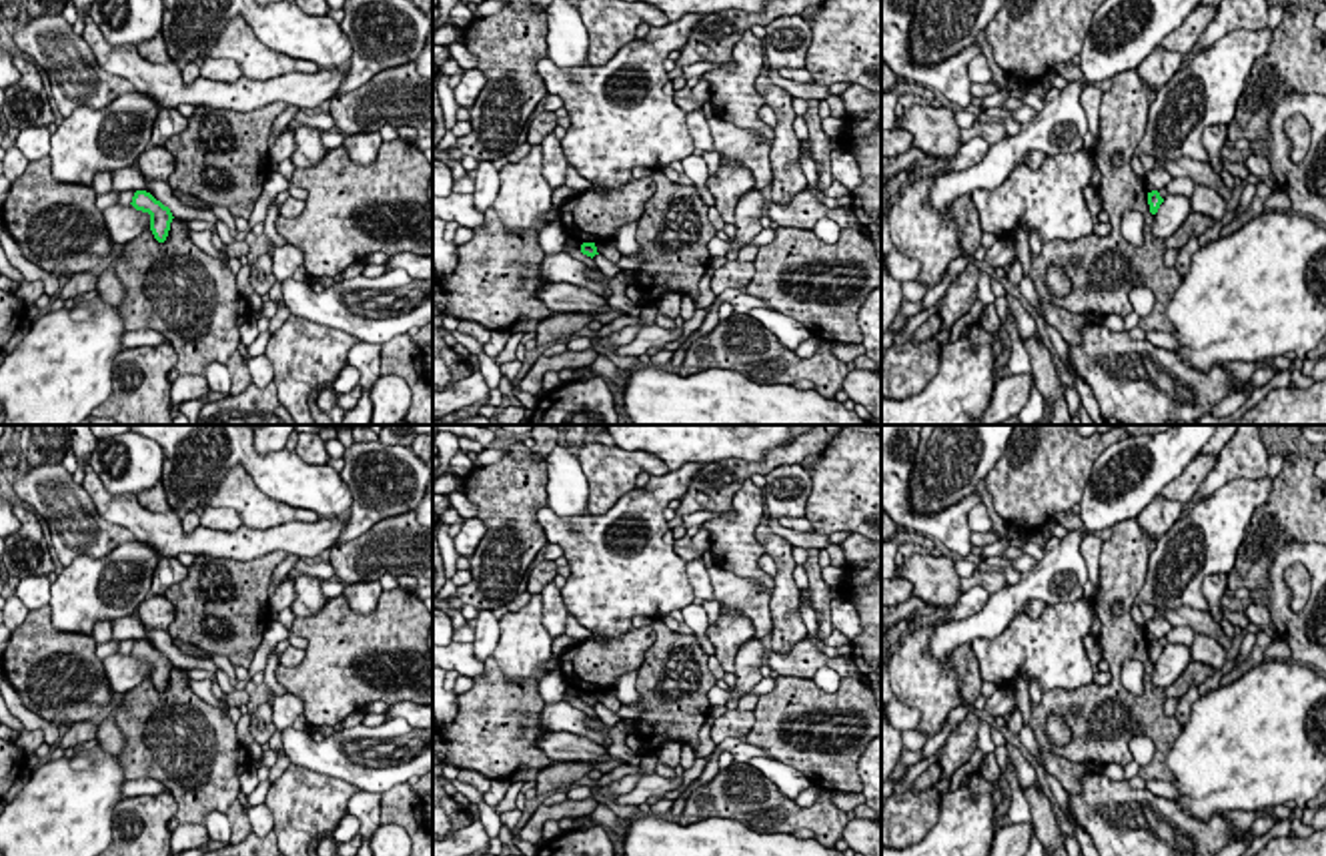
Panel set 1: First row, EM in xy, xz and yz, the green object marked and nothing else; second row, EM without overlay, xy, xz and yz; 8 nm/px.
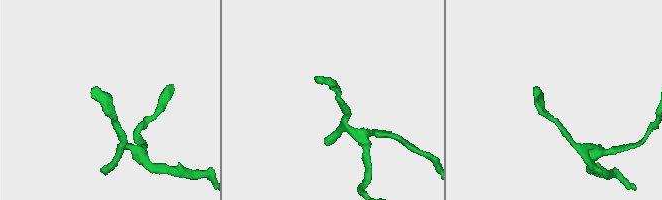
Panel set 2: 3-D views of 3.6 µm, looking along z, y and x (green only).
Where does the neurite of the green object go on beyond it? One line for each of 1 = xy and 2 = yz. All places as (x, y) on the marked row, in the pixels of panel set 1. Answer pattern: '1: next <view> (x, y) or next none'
1: next none
2: next none

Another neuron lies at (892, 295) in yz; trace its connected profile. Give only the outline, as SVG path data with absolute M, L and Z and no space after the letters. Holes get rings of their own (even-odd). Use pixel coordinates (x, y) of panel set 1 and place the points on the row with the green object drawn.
M881 253L881 337L899 315L903 301L901 281L895 281L885 269L885 255Z

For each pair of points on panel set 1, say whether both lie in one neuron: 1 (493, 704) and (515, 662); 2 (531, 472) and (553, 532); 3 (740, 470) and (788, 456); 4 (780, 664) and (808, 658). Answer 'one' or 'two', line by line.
1: two
2: two
3: one
4: one

